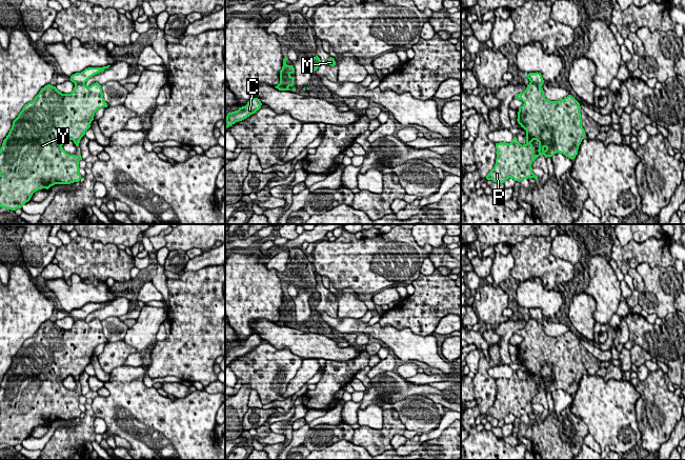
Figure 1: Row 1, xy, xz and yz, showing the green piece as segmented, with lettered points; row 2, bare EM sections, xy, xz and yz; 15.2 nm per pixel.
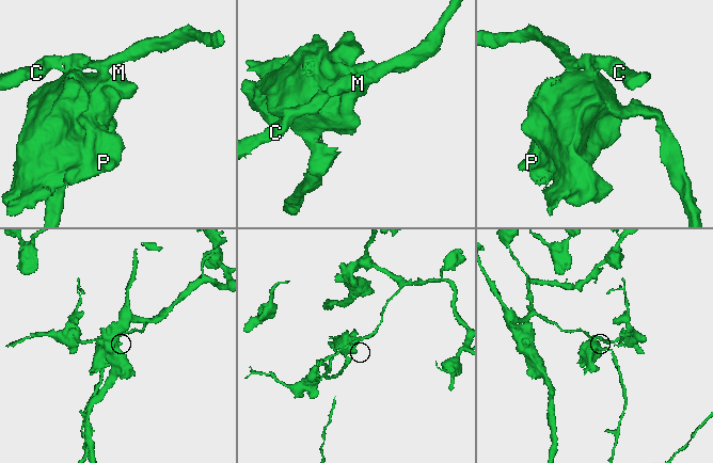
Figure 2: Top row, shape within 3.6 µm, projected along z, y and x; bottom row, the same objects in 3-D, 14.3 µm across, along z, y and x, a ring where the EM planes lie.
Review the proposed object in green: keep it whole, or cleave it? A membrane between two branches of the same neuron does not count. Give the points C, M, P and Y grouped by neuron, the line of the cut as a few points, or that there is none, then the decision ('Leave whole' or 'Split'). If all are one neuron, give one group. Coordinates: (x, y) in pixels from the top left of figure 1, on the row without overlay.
Groups: C / M P Y. Split along xy (75, 319), (84, 320). Split

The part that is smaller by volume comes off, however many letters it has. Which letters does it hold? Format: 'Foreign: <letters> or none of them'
Foreign: M, P, Y

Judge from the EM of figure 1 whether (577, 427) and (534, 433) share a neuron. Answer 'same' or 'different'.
same

